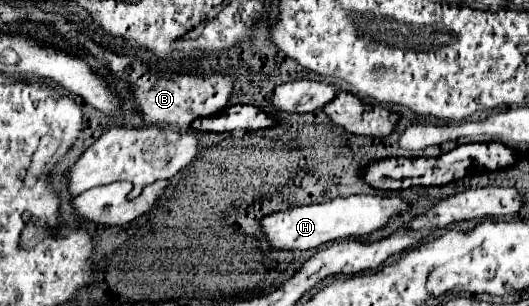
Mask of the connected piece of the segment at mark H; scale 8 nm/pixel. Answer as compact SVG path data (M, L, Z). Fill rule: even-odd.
M350 195L350 197L336 197L328 203L320 205L306 205L306 207L294 207L290 211L280 211L272 213L262 219L262 229L268 235L268 241L272 247L278 249L316 249L318 245L326 245L332 241L340 239L350 239L350 237L368 237L370 233L384 229L394 215L402 215L410 209L410 203L400 199L400 197L374 197L374 195Z

